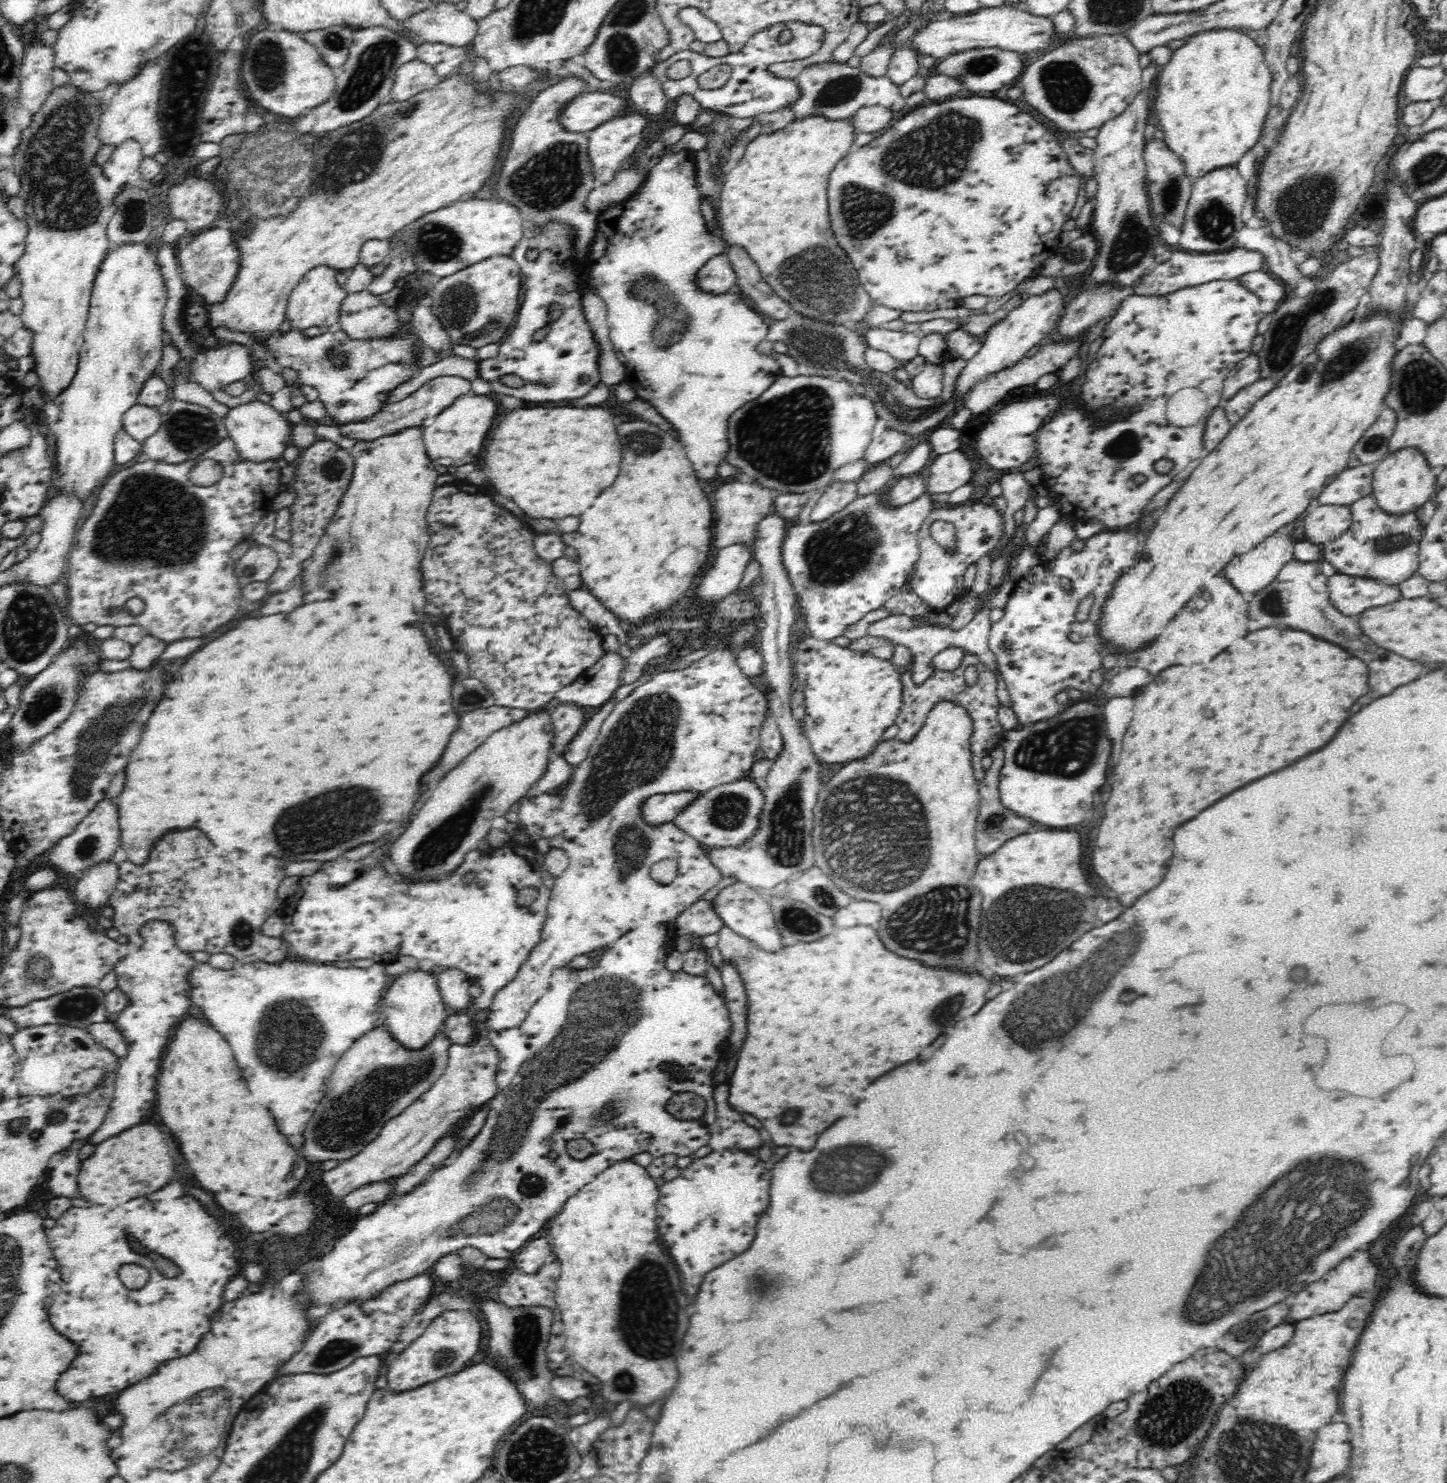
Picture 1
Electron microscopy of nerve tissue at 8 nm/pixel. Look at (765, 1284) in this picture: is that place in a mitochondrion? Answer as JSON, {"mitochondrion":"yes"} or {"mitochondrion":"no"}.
{"mitochondrion":"yes"}

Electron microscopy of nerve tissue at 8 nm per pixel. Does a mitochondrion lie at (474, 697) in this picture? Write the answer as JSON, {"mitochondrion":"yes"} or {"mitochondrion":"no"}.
{"mitochondrion":"yes"}

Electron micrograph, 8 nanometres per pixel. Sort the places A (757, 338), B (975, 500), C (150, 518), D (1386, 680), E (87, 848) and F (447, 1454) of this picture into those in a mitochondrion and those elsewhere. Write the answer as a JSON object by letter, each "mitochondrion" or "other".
{"A":"other","B":"other","C":"mitochondrion","D":"other","E":"mitochondrion","F":"other"}

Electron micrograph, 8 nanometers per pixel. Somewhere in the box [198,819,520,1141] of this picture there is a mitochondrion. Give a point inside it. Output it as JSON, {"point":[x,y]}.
{"point":[301,1036]}

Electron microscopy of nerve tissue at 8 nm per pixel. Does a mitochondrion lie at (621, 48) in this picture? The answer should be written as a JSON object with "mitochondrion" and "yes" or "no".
{"mitochondrion":"yes"}

